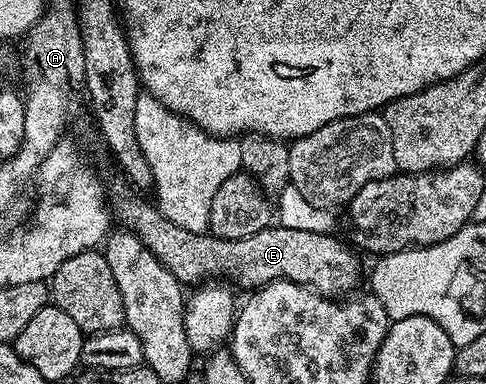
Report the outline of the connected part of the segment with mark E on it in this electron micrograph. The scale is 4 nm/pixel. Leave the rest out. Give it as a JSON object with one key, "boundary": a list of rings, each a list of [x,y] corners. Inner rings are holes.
{"boundary":[[[130,187],[123,188],[109,200],[113,216],[124,229],[140,236],[149,250],[184,286],[199,286],[210,281],[210,276],[228,276],[246,290],[254,290],[274,280],[289,280],[304,284],[314,292],[328,298],[347,298],[356,291],[359,279],[364,279],[365,268],[359,261],[360,253],[346,239],[338,240],[335,234],[289,230],[272,226],[249,238],[223,240],[220,236],[190,233],[162,215],[150,199],[142,200]]]}

